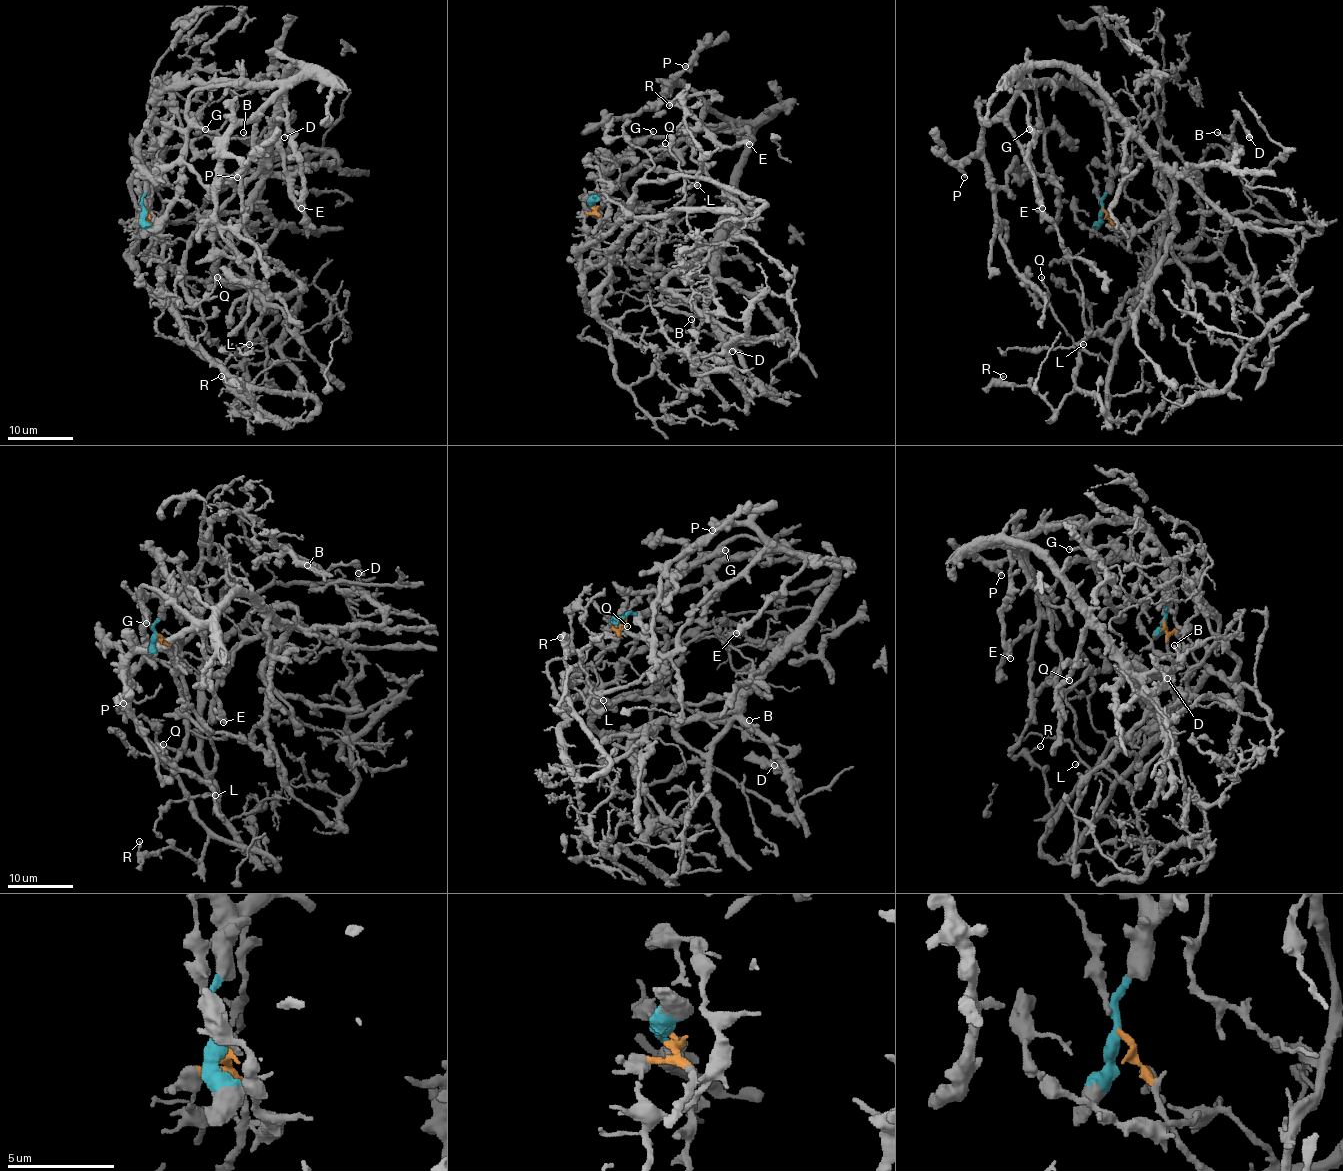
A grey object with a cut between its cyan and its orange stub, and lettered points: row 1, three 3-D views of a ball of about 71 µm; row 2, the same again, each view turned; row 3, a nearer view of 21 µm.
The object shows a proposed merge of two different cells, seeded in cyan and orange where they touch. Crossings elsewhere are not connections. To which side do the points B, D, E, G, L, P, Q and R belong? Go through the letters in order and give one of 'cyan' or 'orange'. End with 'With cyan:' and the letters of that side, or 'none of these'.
B: orange
D: orange
E: cyan
G: cyan
L: orange
P: cyan
Q: orange
R: orange
With cyan: E, G, P

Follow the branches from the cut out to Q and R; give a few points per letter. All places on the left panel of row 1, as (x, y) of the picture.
Q: (145, 210), (131, 267), (167, 300), (184, 335), (196, 342), (206, 329), (201, 303), (217, 277)
R: (145, 210), (131, 267), (167, 300), (184, 335), (248, 391), (253, 409), (253, 399), (220, 376)

